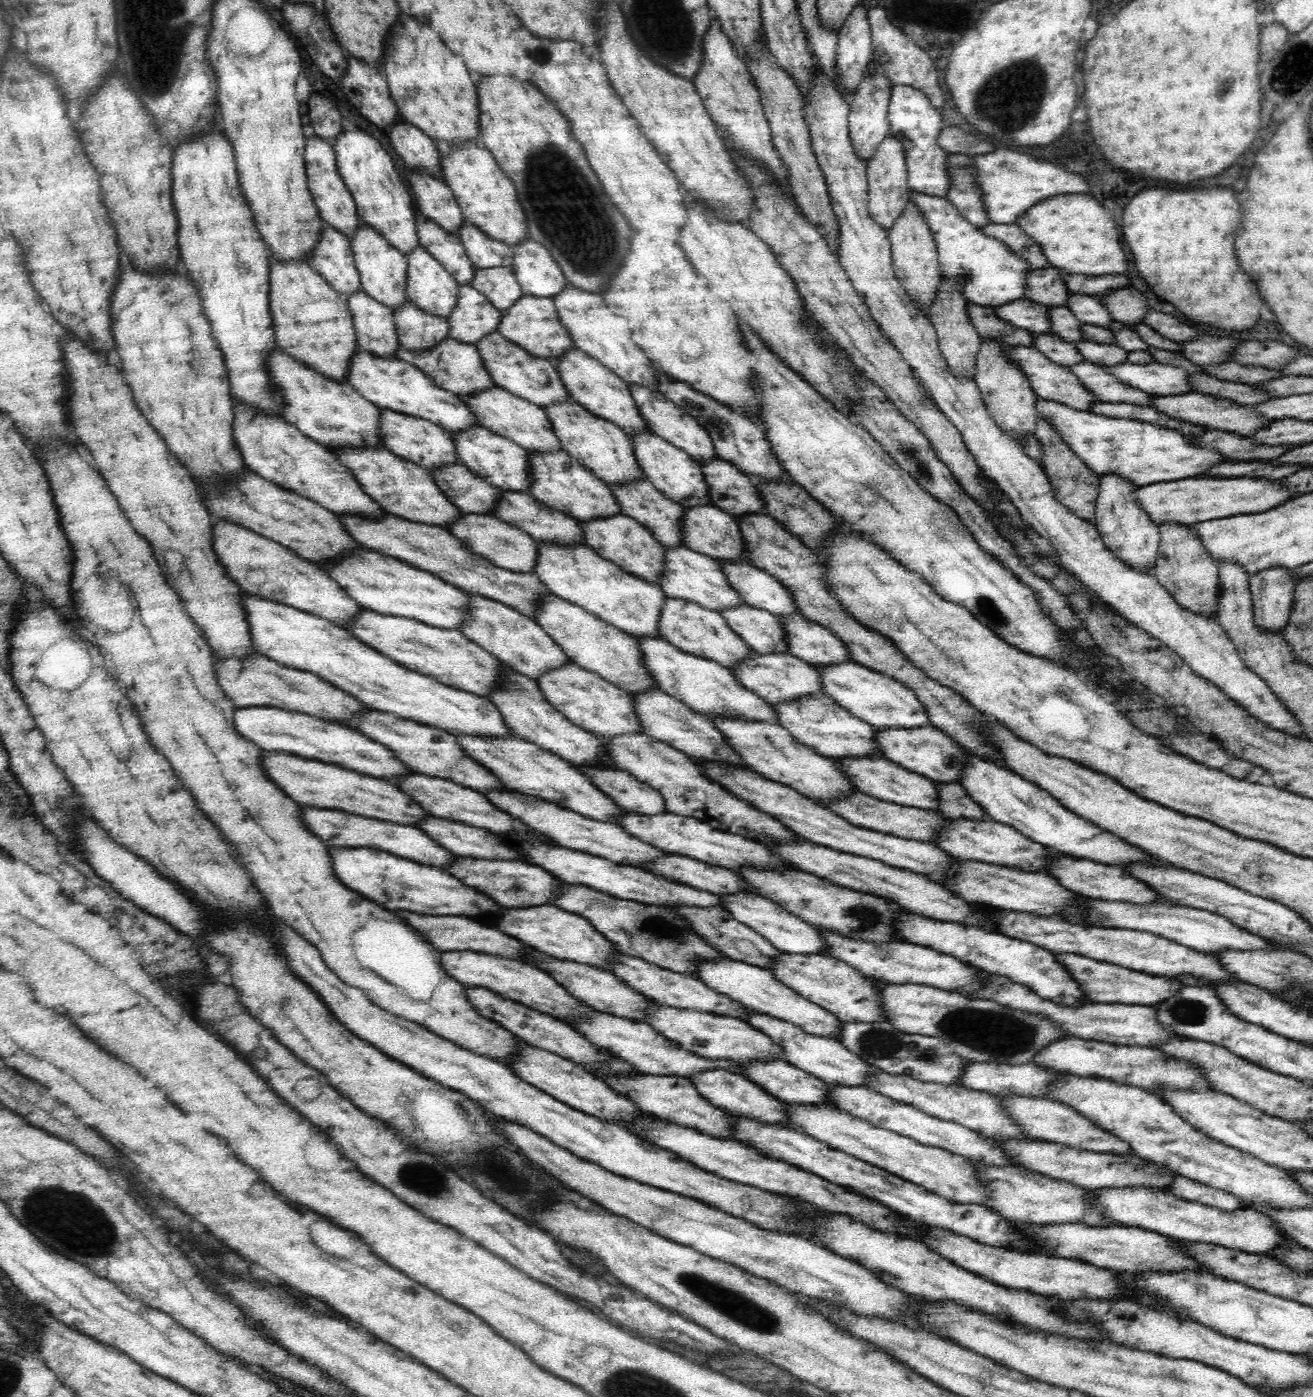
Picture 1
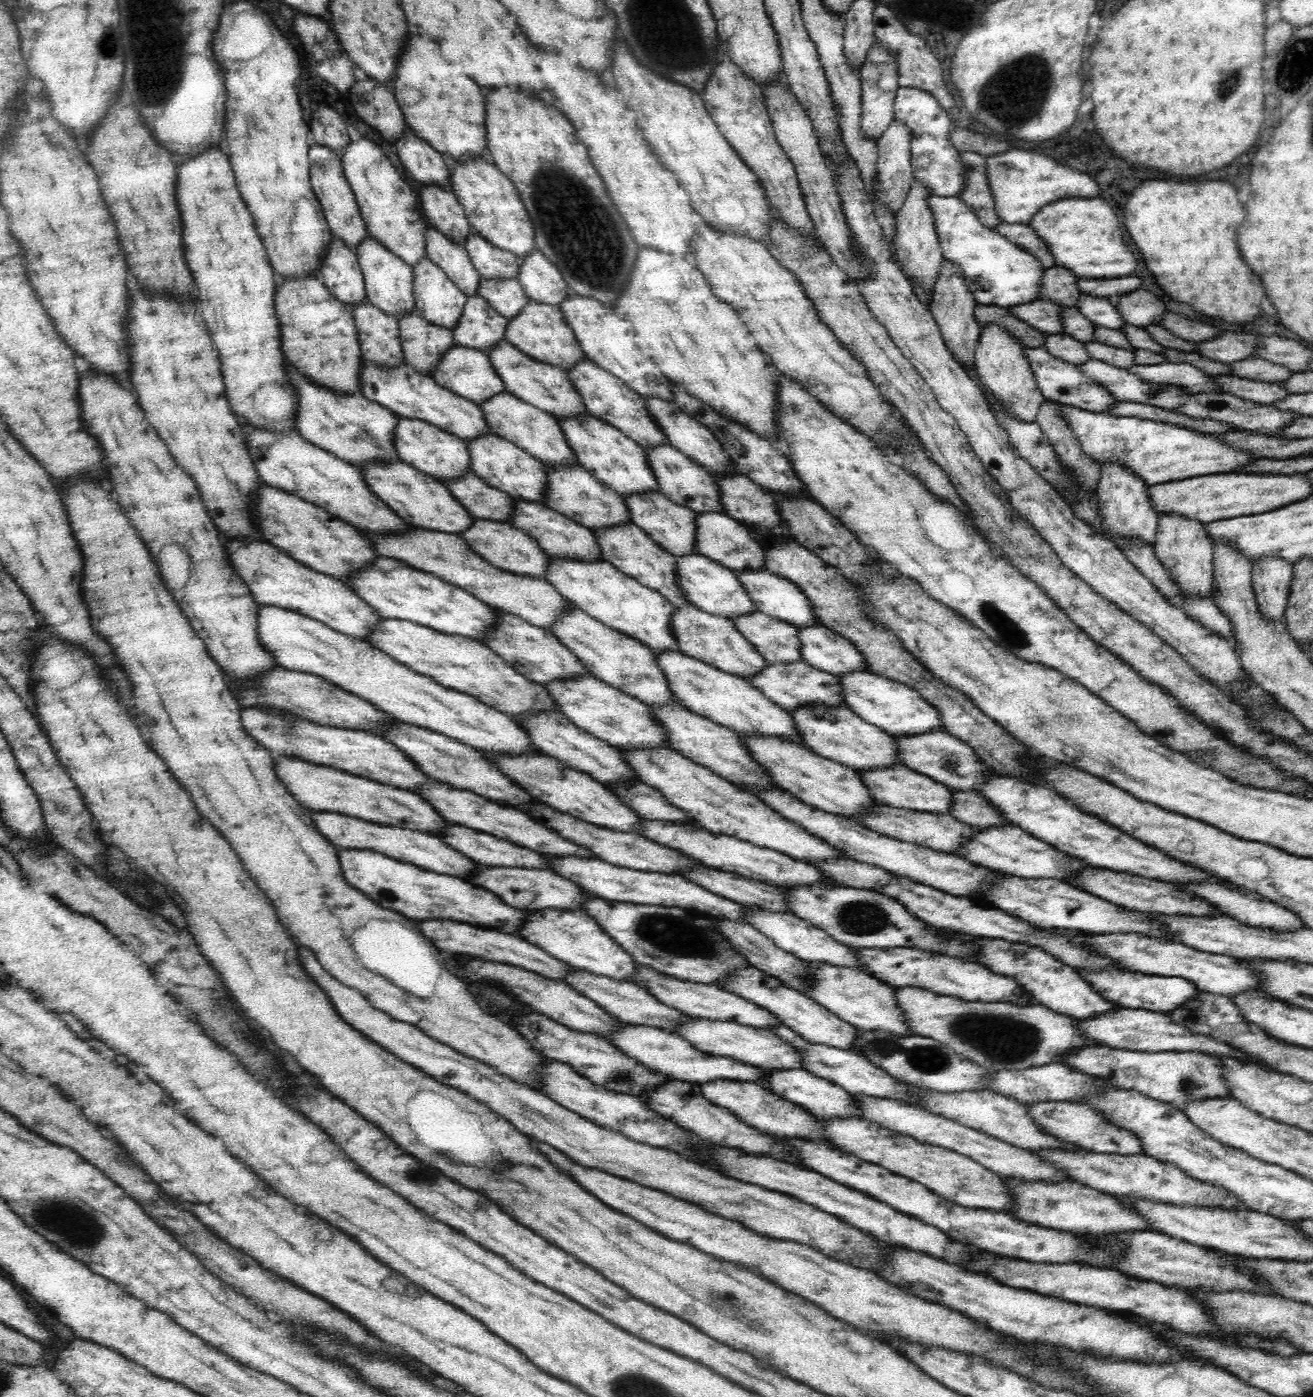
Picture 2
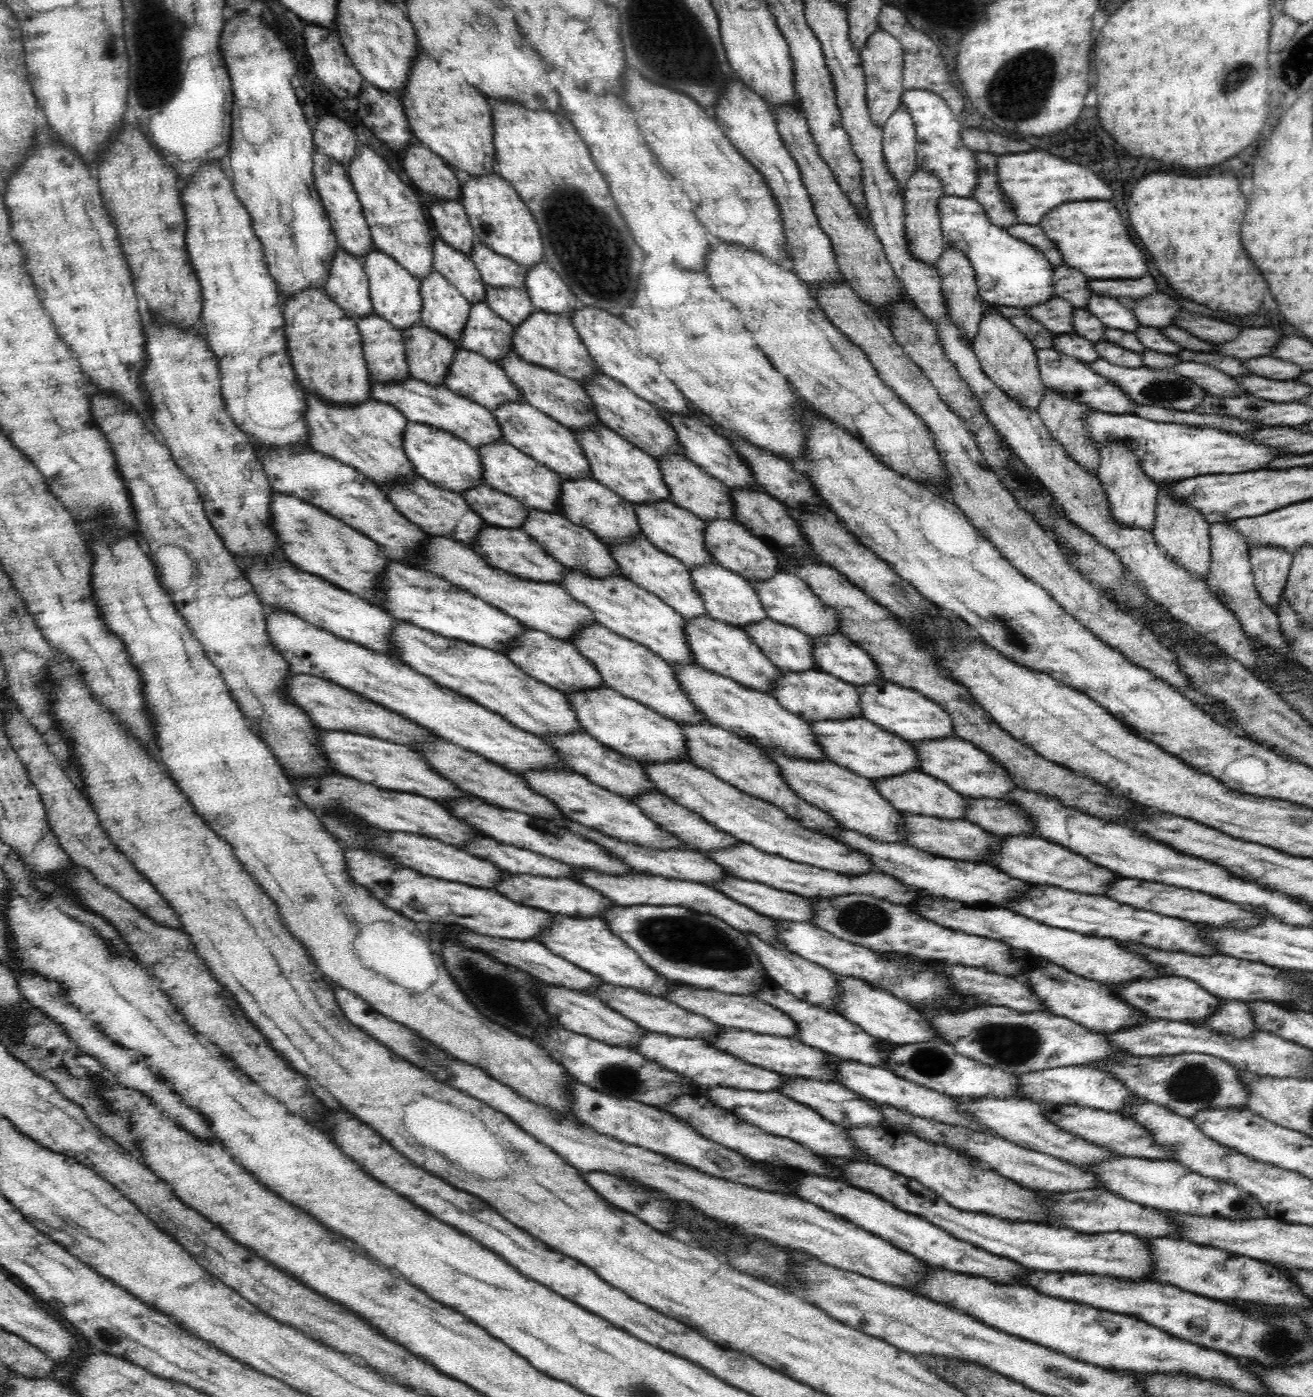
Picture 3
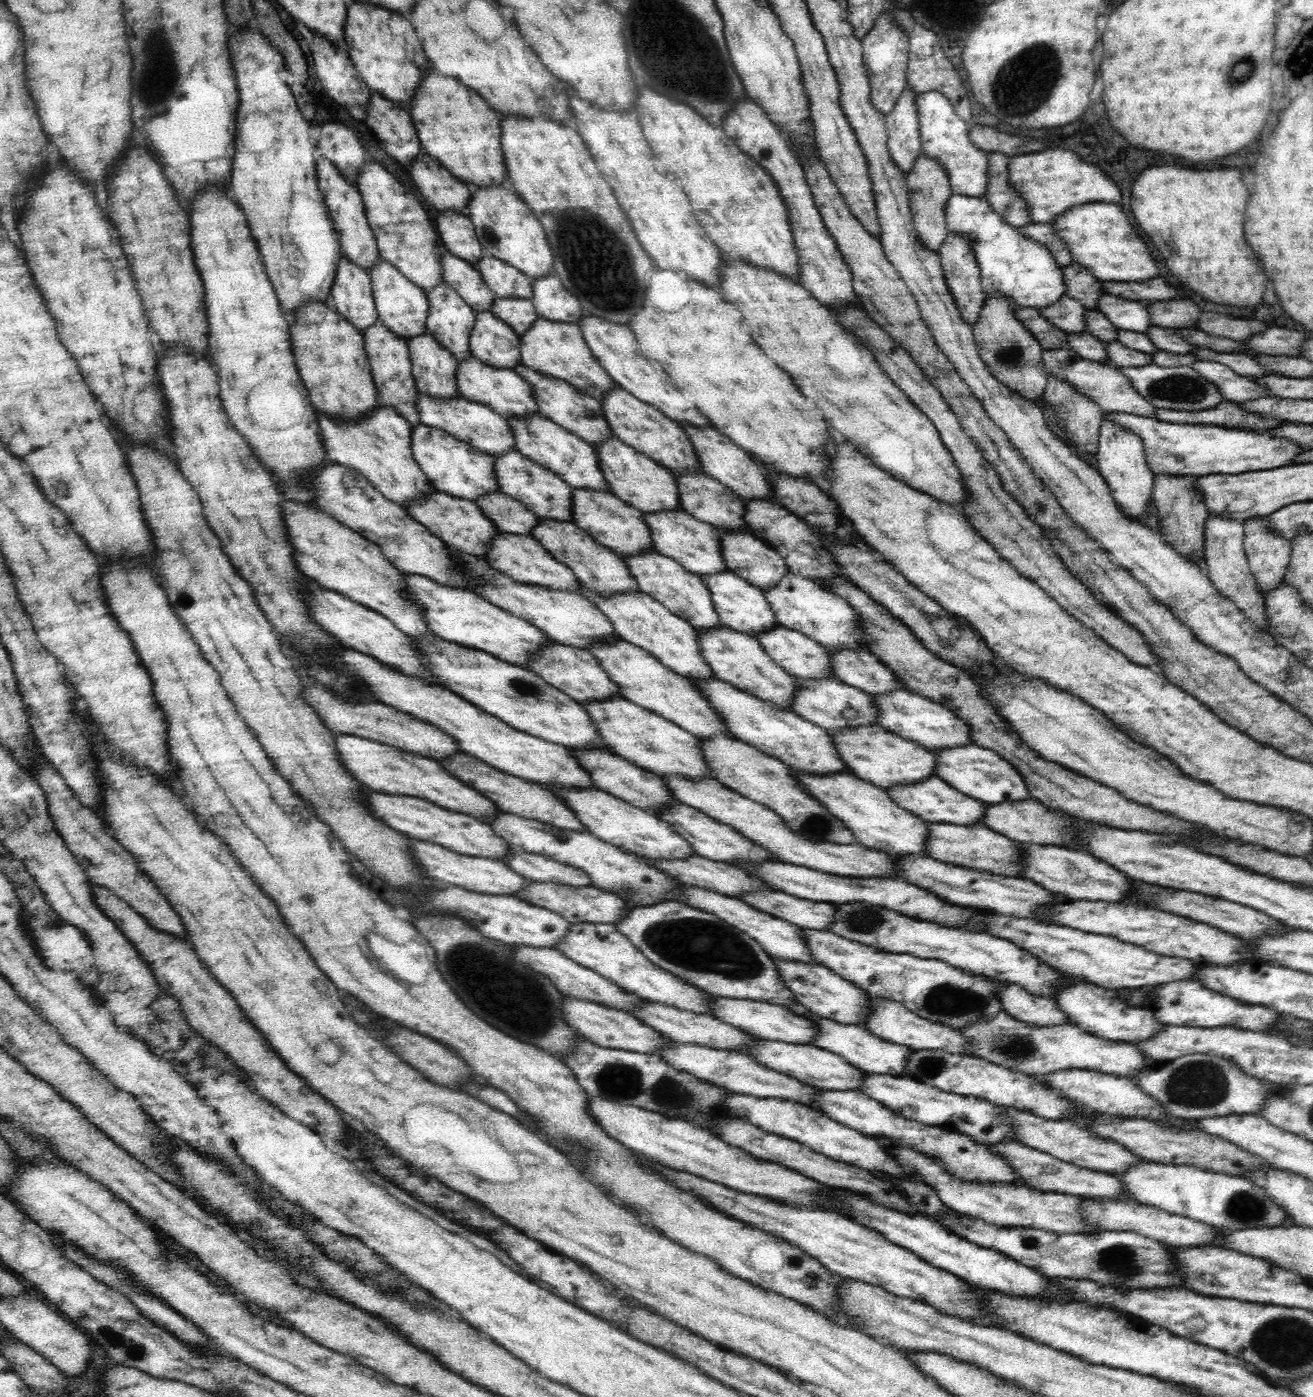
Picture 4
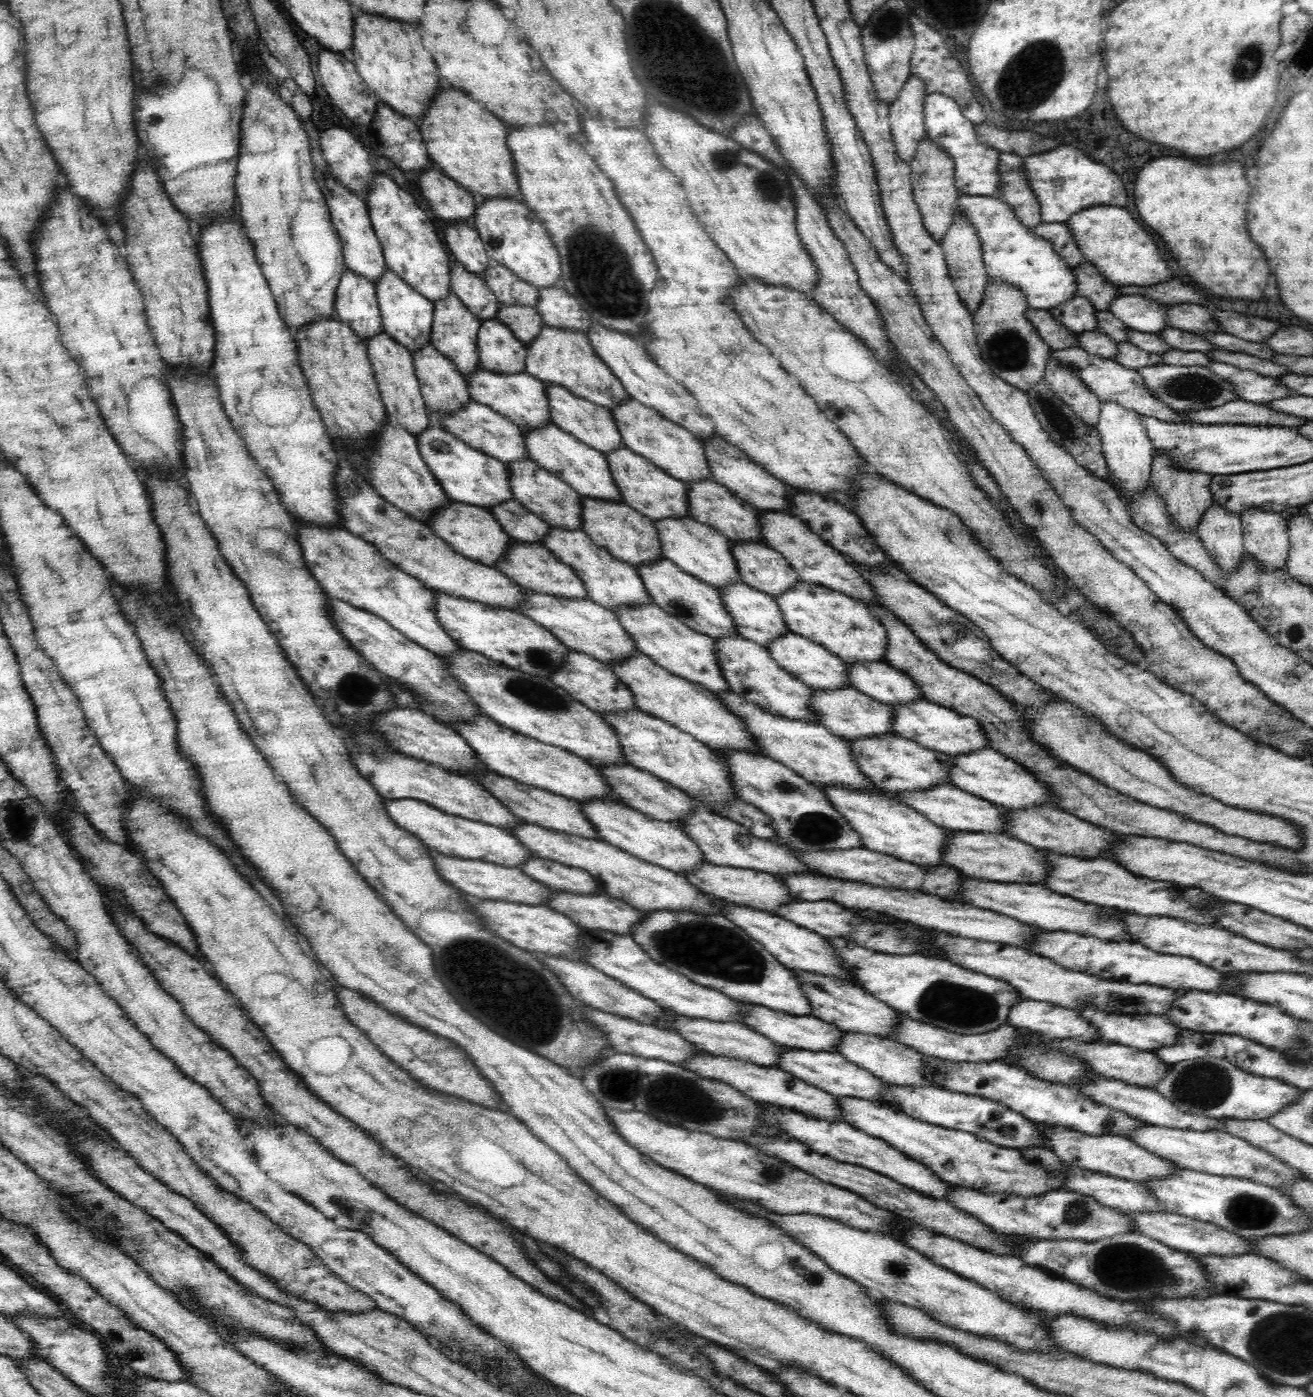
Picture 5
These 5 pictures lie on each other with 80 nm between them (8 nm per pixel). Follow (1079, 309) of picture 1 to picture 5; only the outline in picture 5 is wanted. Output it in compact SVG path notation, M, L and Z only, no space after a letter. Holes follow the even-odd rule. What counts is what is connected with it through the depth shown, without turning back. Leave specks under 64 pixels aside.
M1143 294L1122 295L1111 306L1111 311L1116 318L1120 318L1132 331L1159 333L1169 326L1167 322L1168 304L1161 304L1157 300Z

